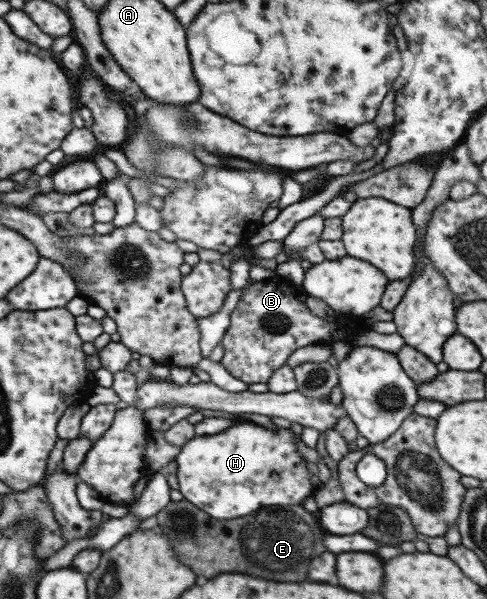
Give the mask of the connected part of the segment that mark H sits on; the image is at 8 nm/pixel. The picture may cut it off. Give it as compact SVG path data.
M235 420L230 428L218 434L194 436L187 440L175 456L178 491L184 500L192 502L196 508L204 510L212 518L238 518L246 516L260 506L300 505L301 501L313 494L316 489L310 482L310 473L306 469L306 461L298 453L295 442L298 435L286 428L268 430L258 424Z

